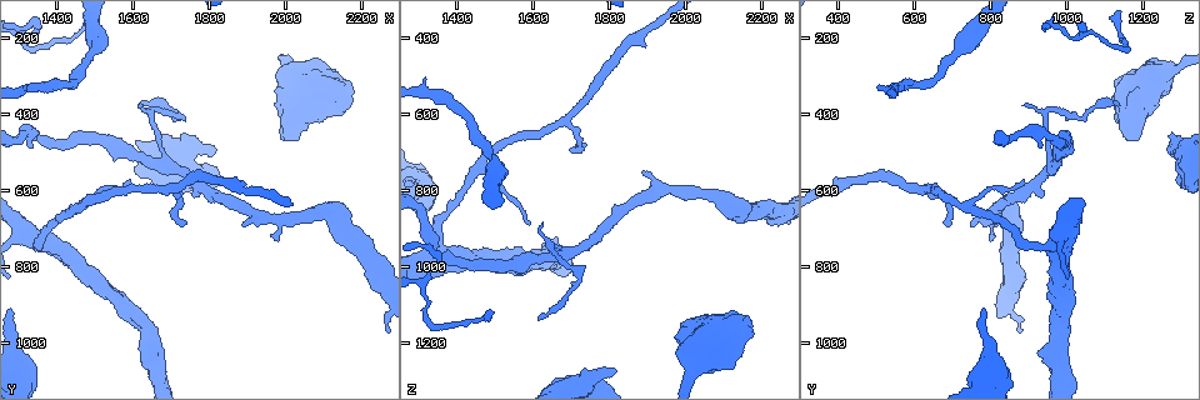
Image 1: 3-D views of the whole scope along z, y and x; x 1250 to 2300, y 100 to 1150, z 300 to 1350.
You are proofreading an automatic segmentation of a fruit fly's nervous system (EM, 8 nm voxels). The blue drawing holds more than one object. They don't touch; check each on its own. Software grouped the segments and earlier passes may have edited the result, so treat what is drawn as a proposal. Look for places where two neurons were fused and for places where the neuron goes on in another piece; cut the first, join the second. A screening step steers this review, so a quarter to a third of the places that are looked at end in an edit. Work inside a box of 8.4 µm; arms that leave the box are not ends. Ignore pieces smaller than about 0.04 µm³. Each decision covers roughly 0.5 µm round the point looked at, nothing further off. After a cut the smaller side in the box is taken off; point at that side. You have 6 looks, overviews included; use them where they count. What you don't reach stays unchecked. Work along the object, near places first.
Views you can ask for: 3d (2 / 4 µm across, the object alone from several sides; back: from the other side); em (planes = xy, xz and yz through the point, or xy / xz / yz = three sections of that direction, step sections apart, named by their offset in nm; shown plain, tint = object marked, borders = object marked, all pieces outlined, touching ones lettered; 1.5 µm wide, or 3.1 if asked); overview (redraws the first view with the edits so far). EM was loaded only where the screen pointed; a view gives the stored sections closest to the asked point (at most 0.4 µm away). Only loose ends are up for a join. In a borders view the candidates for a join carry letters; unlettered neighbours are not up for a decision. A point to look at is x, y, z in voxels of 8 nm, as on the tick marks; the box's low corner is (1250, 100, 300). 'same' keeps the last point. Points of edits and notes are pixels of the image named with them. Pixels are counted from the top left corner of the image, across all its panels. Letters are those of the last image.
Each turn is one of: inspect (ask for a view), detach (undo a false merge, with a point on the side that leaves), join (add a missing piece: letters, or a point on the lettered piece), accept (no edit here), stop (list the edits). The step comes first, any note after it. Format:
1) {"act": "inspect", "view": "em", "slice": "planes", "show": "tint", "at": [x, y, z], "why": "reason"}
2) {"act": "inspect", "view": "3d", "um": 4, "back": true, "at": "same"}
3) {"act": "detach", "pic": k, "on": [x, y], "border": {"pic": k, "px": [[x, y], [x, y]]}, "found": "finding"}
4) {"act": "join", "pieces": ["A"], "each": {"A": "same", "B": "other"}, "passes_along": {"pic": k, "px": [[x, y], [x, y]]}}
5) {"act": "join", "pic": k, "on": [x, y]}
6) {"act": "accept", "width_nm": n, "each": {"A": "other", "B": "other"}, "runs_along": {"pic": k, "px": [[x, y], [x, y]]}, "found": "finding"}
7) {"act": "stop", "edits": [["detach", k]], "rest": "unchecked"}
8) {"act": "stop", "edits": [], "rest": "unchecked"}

{"act": "inspect", "view": "em", "slice": "xy", "step": 4, "show": "tint", "at": [1375, 745, 965], "why": "looks like a crossing"}

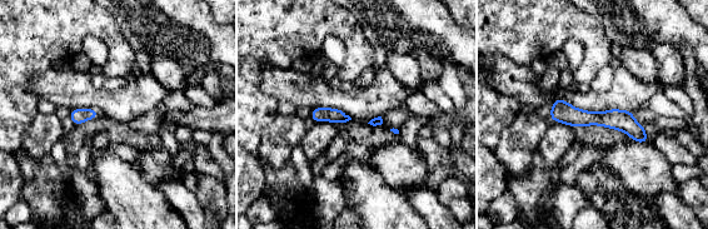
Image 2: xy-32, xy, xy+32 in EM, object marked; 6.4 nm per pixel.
{"act": "inspect", "view": "em", "slice": "planes", "show": "borders", "at": "same"}

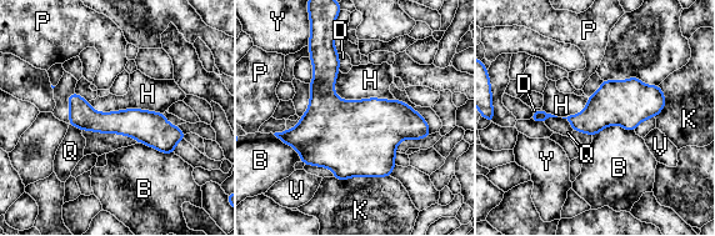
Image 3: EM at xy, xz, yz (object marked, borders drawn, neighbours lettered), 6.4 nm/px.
{"act": "accept", "each": {"B": "other", "D": "other", "H": "other", "K": "other", "P": "other", "Q": "other", "V": "other", "Y": "other"}, "border": {"pic": 3, "px": [[330, 89], [340, 99], [395, 100]]}, "found": "one neuron here"}

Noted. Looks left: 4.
{"act": "inspect", "view": "em", "um": 3.1, "slice": "xy", "step": 16, "show": "borders", "at": [1485, 250, 700]}

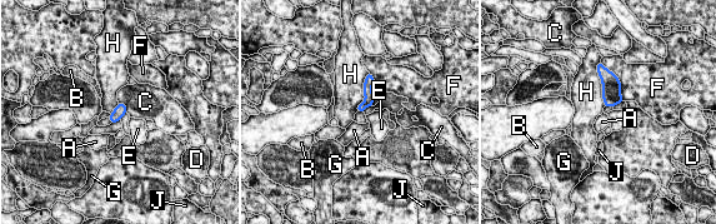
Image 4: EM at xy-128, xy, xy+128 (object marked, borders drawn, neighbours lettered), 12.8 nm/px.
{"act": "accept", "each": {"A": "other", "B": "other", "C": "other", "D": "other", "E": "other", "F": "other", "G": "other", "H": "other", "J": "other"}, "found": "all the same neuron"}

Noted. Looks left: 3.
{"act": "inspect", "view": "3d", "um": 4, "at": [2020, 285, 1285], "why": "calibre changes"}

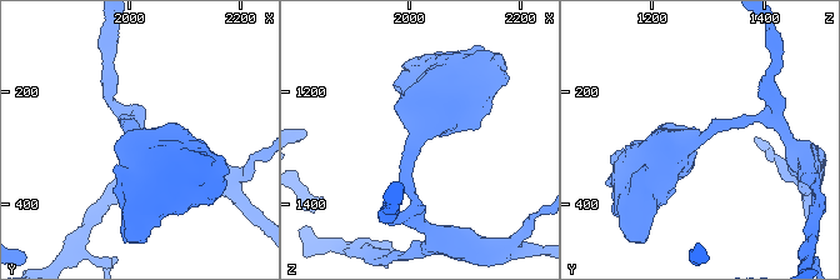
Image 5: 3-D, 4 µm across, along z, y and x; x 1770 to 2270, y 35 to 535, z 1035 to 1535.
{"act": "inspect", "view": "em", "slice": "planes", "show": "plain", "at": [2020, 285, 1285]}

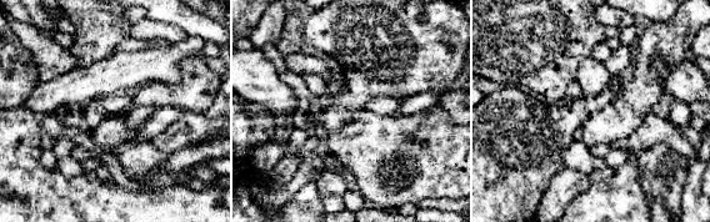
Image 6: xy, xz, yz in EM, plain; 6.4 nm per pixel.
{"act": "inspect", "view": "em", "slice": "planes", "show": "borders", "at": "same"}

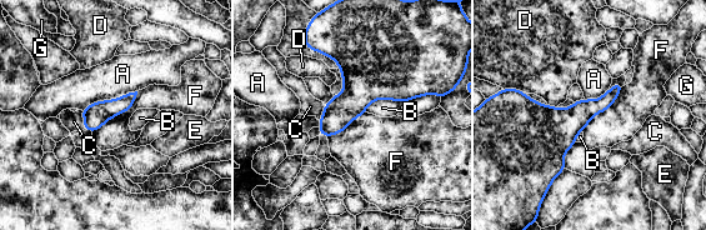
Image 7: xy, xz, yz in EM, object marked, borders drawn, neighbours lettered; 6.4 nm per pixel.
{"act": "accept", "each": {"A": "other", "B": "other", "C": "other", "D": "other", "E": "other", "F": "other", "G": "other"}, "border": {"pic": 7, "px": [[138, 91], [126, 110], [91, 131]]}, "found": "one neuron here"}

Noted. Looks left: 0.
{"act": "stop", "edits": [], "rest": "unchecked"}

